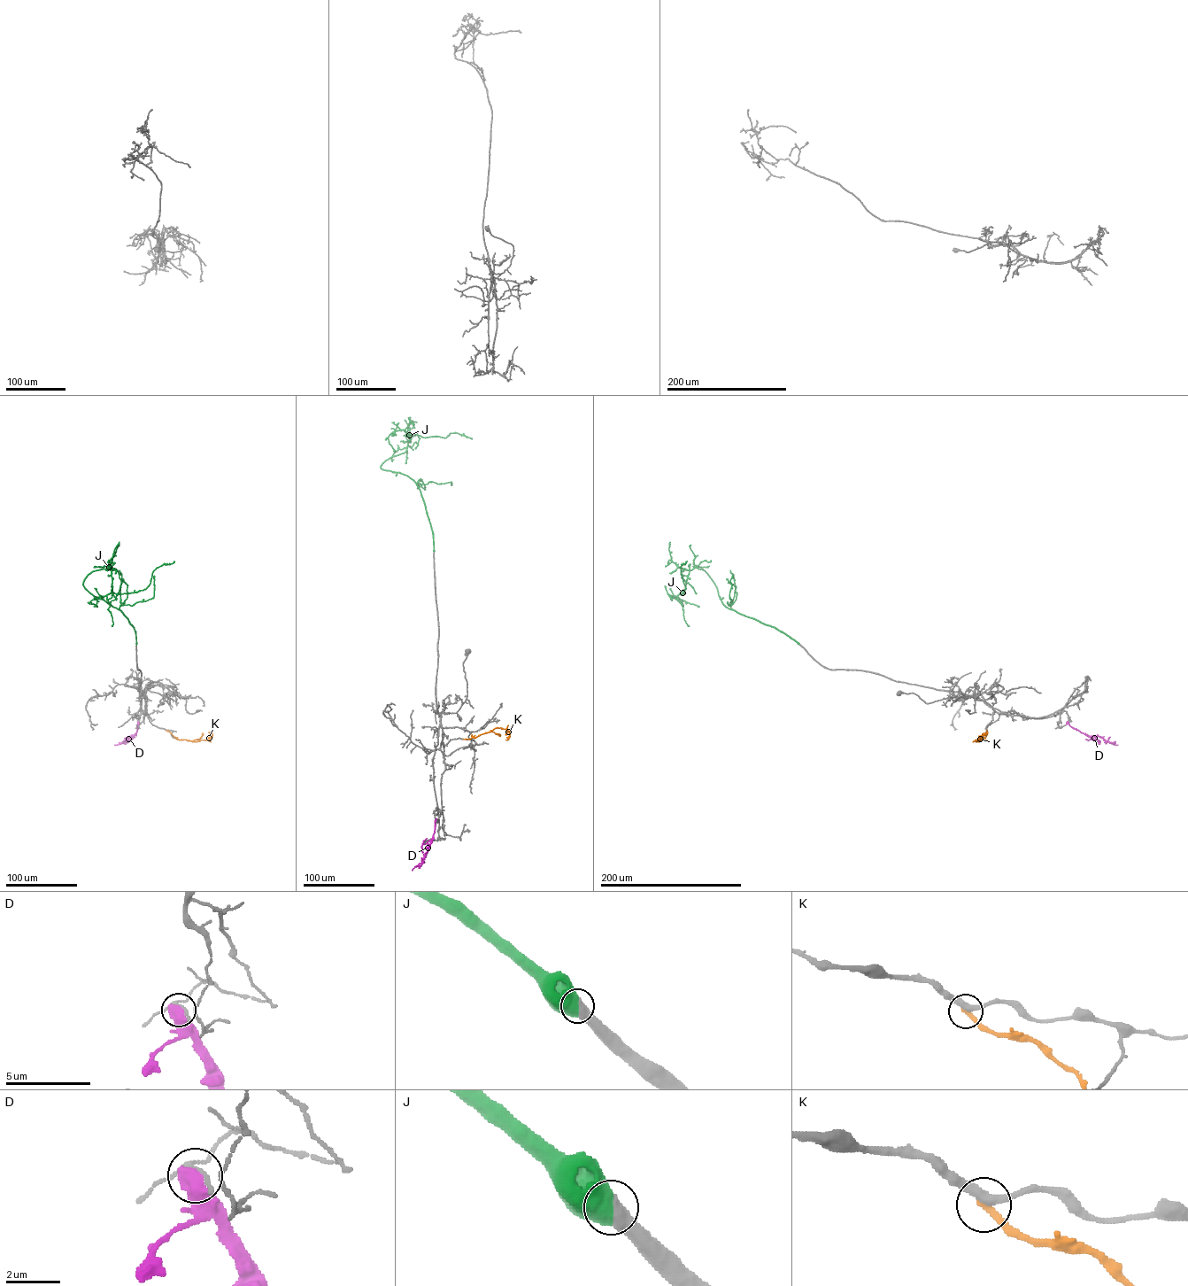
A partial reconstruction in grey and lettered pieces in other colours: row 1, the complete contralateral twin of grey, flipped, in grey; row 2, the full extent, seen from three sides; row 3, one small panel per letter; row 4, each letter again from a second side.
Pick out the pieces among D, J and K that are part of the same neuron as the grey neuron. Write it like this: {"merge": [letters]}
{"merge": ["J"]}

